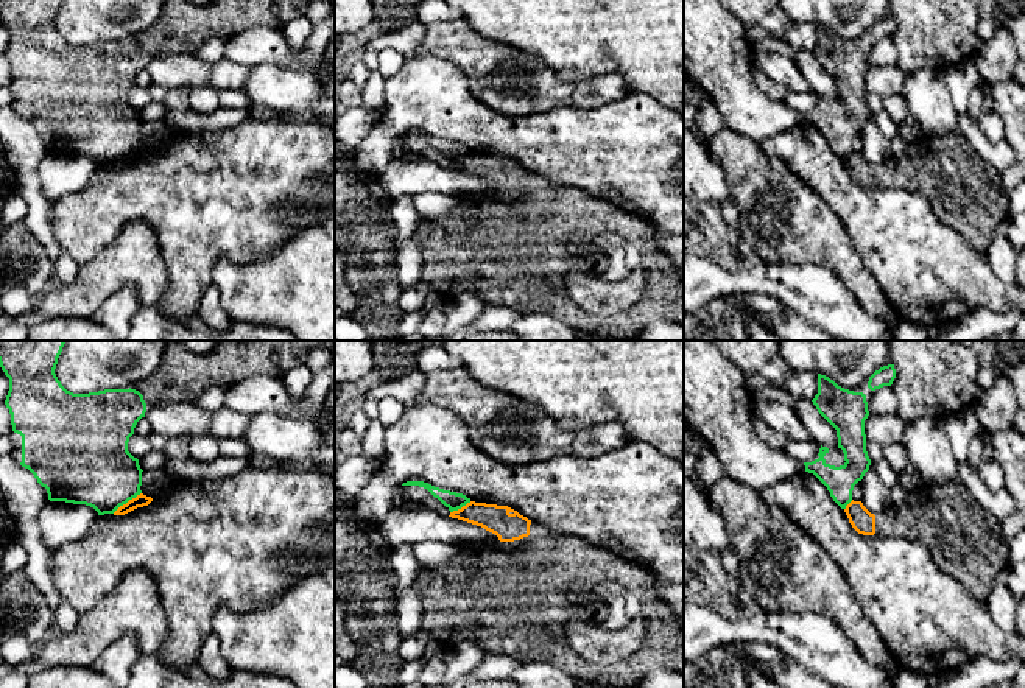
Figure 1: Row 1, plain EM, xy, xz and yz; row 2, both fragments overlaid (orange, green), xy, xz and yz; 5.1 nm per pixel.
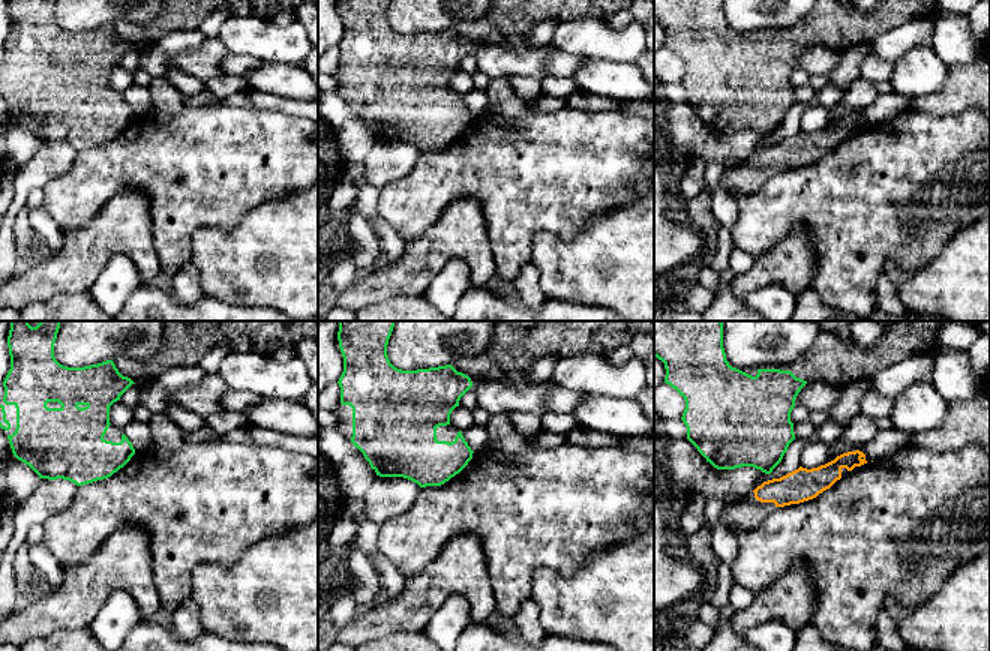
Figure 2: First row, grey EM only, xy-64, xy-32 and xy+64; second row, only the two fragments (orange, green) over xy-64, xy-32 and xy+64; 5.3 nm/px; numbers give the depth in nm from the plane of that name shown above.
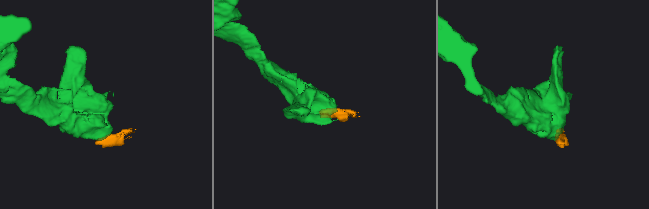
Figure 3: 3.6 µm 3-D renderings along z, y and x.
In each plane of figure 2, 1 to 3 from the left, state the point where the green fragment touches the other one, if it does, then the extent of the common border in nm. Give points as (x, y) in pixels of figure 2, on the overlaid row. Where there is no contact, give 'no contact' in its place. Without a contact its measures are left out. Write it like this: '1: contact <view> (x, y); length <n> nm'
1: no contact
2: no contact
3: no contact

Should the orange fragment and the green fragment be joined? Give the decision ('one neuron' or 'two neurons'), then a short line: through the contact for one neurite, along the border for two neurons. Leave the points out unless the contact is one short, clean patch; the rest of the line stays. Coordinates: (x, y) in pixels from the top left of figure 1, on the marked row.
two neurons; line xy (140, 492), (112, 512)

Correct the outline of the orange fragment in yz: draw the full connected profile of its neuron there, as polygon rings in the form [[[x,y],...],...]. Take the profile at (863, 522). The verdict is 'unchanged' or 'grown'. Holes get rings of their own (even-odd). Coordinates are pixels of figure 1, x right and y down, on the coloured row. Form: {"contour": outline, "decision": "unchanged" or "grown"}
{"contour": [[[851,501],[844,509],[852,528],[863,535],[875,534],[875,515],[871,514],[861,501]]], "decision": "unchanged"}

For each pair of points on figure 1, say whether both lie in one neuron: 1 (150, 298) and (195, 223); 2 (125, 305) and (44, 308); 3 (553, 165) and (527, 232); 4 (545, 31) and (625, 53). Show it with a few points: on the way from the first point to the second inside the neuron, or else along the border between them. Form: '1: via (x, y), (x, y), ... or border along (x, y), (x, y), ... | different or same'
1: border along (156, 235), (167, 274), (167, 287), (158, 304) | different
2: border along (131, 287), (122, 285), (117, 288), (89, 316) | different
3: border along (514, 162), (552, 182), (574, 186), (581, 192) | different
4: via (566, 31), (605, 33) | same

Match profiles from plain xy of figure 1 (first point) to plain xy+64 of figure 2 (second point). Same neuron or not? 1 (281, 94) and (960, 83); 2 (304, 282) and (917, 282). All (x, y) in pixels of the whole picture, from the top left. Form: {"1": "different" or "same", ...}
{"1": "different", "2": "same"}

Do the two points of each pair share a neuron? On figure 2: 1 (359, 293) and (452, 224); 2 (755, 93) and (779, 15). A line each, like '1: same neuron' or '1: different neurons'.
1: same neuron
2: different neurons

